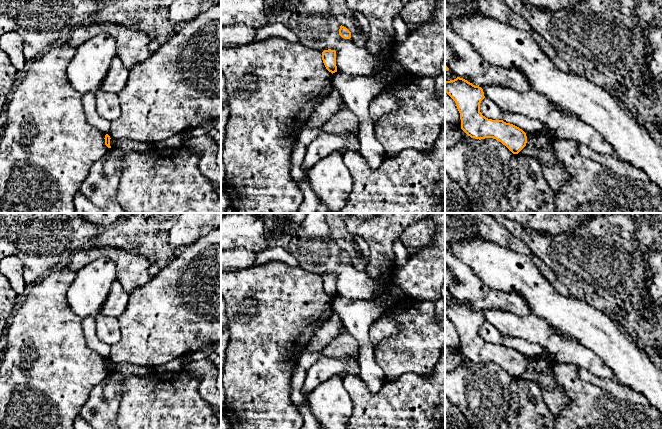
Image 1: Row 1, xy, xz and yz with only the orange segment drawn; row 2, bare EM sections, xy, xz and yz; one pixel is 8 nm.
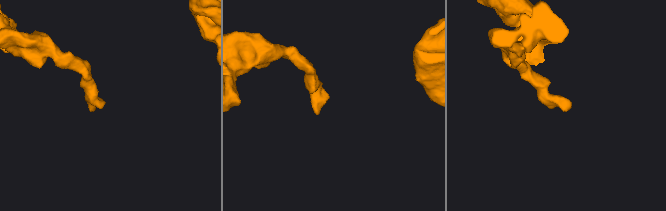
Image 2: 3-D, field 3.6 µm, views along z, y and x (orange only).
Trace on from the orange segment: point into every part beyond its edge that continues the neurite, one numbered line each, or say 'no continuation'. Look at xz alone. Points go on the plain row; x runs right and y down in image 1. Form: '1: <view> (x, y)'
no continuation

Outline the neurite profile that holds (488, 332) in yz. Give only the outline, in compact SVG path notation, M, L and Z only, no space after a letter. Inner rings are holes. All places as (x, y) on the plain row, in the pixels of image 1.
M486 321L480 327L480 336L488 343L502 344L503 342L502 334Z

